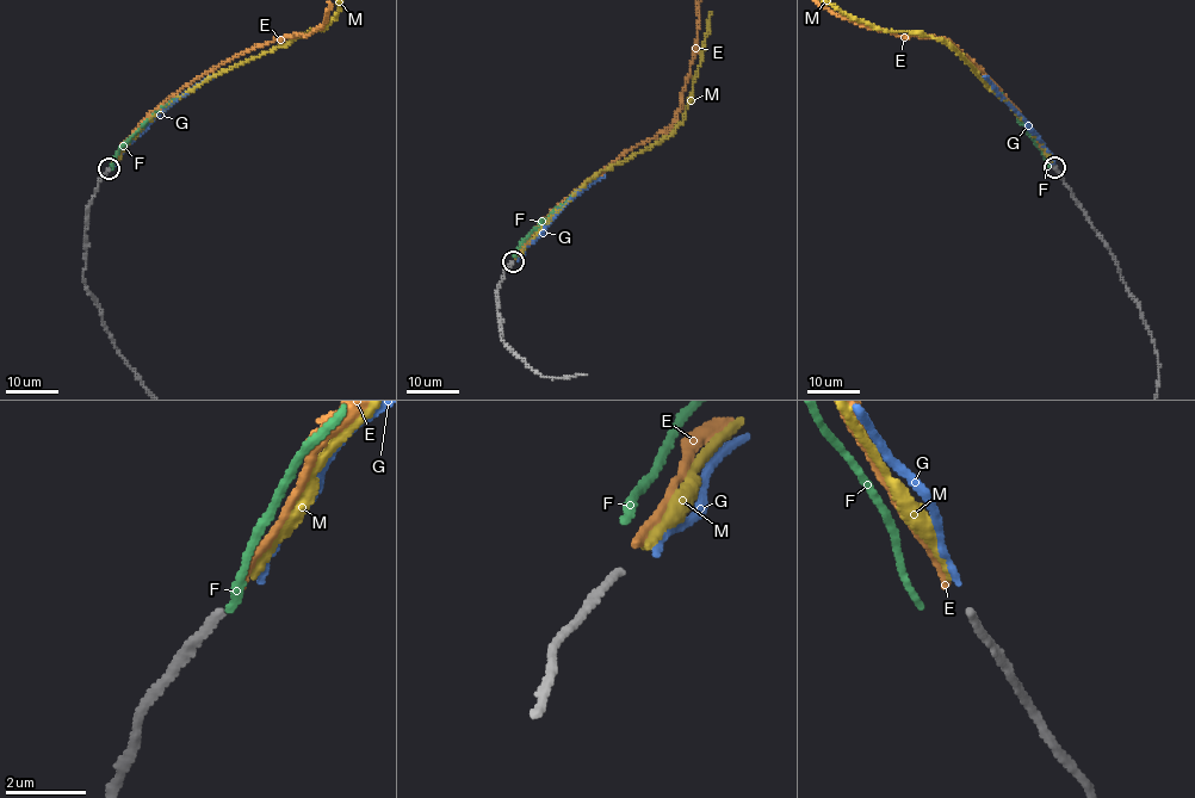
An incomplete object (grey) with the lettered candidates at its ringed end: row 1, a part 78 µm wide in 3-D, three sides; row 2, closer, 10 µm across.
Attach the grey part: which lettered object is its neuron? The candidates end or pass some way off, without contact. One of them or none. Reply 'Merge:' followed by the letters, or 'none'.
Merge: M

